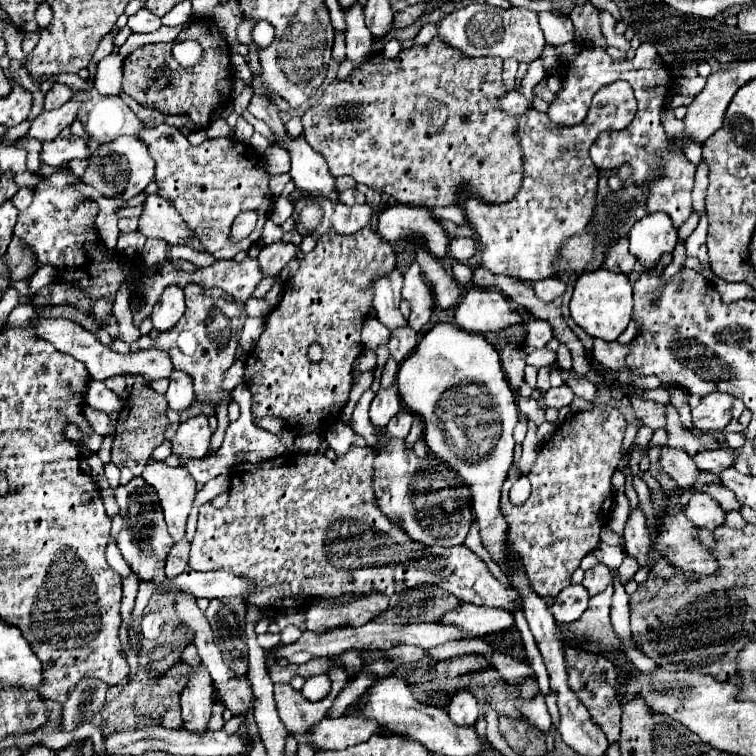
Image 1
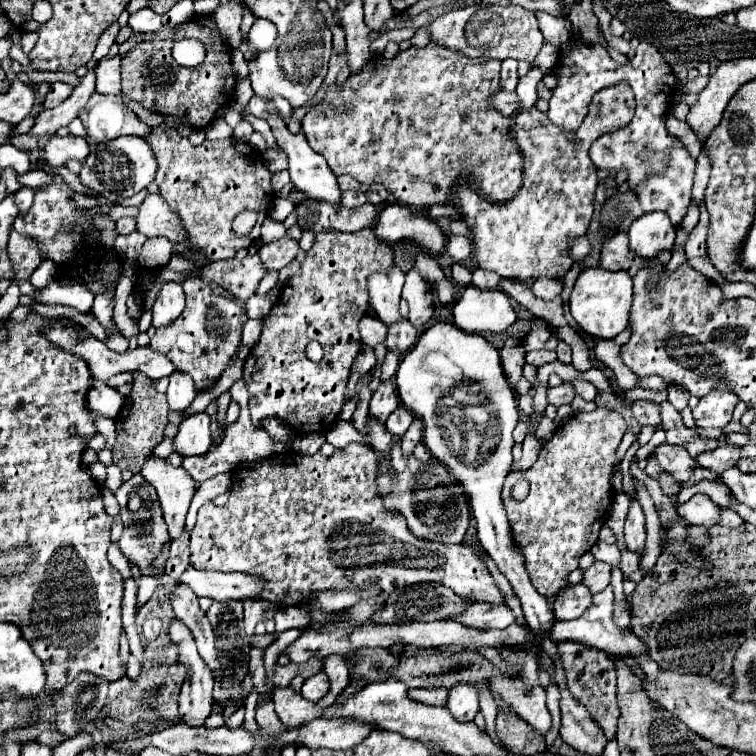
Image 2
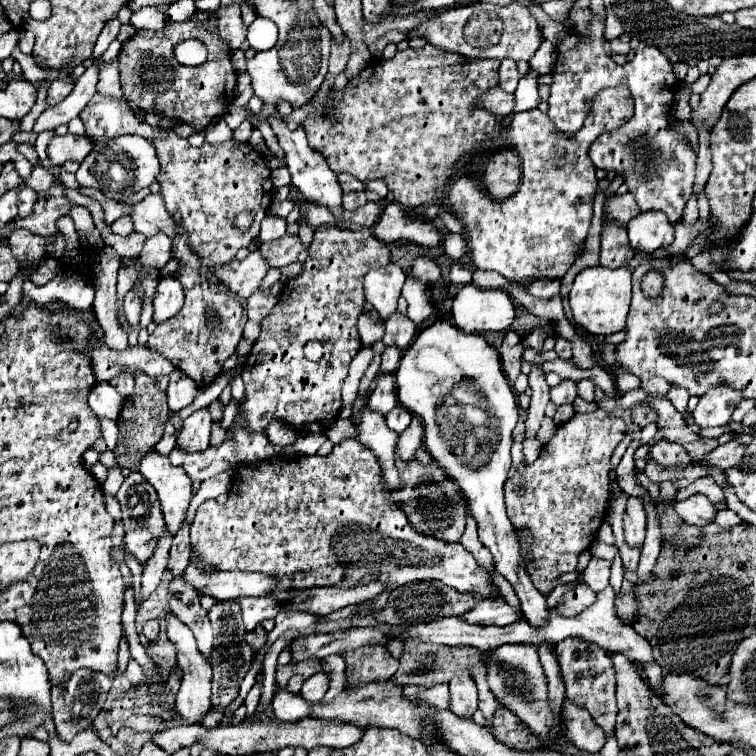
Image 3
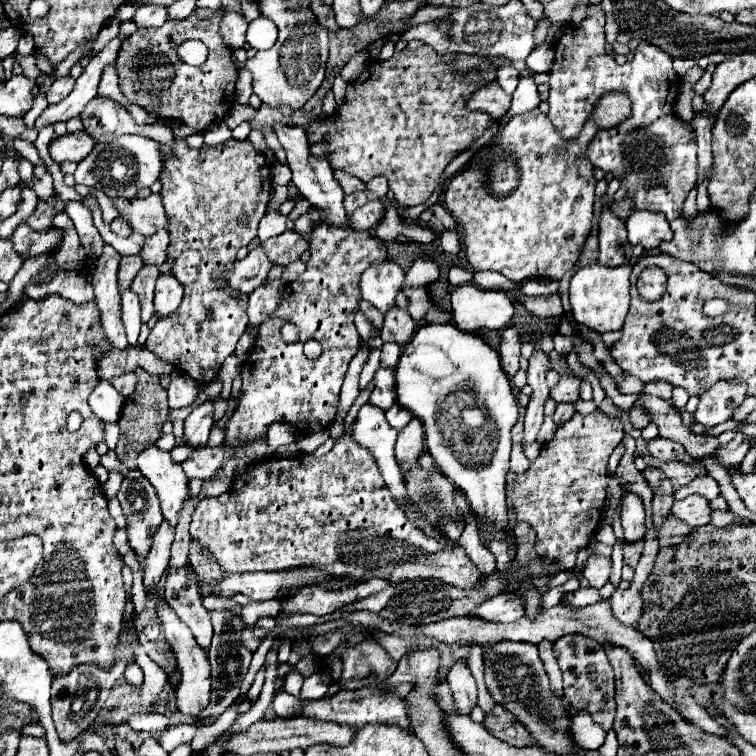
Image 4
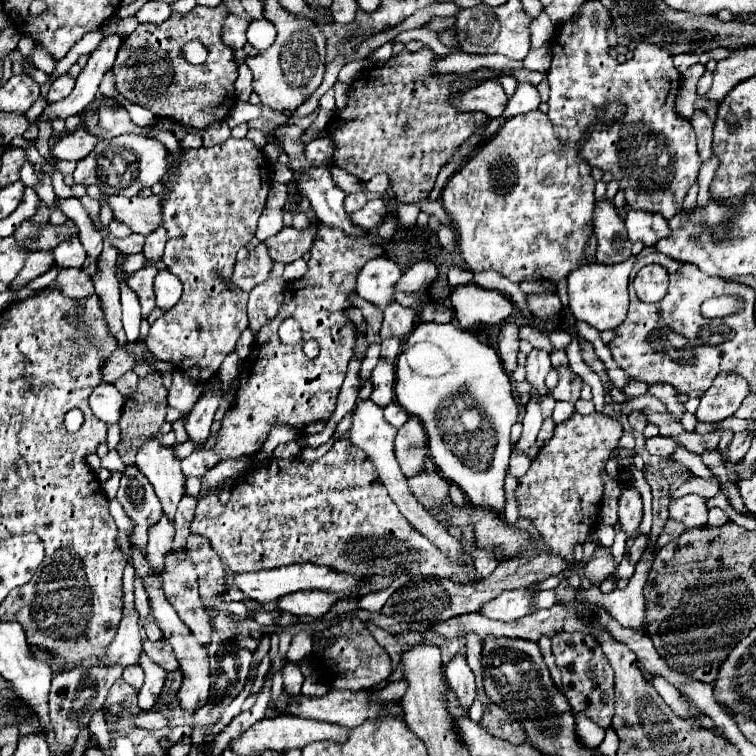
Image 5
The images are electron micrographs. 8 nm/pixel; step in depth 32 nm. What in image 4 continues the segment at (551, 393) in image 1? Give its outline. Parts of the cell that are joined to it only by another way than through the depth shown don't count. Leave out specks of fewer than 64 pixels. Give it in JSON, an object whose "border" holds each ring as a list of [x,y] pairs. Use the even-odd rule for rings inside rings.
{"border":[[[562,376],[556,388],[550,390],[550,398],[560,404],[560,402],[576,402],[578,400],[578,388],[580,388],[580,378],[574,376]]]}

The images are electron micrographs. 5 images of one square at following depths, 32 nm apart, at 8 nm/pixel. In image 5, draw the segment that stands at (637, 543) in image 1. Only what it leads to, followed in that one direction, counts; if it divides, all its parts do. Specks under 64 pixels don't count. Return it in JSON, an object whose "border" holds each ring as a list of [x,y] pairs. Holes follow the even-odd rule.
{"border":[[[622,486],[622,496],[618,502],[618,516],[620,524],[626,532],[628,538],[638,538],[640,532],[640,522],[642,522],[642,498],[636,490]]]}

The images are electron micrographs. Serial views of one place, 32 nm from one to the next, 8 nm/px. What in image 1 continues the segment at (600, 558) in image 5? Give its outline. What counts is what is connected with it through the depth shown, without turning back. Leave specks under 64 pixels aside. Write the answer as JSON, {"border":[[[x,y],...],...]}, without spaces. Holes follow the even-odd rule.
{"border":[[[596,564],[592,570],[588,570],[588,572],[584,574],[582,586],[588,590],[590,596],[596,596],[596,594],[600,594],[600,592],[610,584],[610,580],[612,580],[612,576],[610,576],[608,566]]]}

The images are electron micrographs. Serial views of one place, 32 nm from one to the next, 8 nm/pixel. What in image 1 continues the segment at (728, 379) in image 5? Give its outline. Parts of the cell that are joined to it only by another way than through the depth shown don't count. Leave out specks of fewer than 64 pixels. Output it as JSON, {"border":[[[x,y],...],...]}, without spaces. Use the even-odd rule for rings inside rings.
{"border":[[[716,392],[700,400],[696,408],[692,408],[692,424],[696,430],[724,430],[724,426],[732,420],[732,402],[734,396]]]}

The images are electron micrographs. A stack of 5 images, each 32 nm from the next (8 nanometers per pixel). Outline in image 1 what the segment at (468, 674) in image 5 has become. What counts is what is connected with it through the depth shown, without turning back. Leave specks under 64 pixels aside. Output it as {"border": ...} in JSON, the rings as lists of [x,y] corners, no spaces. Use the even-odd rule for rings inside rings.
{"border":[[[460,690],[452,696],[448,714],[456,726],[472,726],[478,720],[478,702],[470,692]]]}

